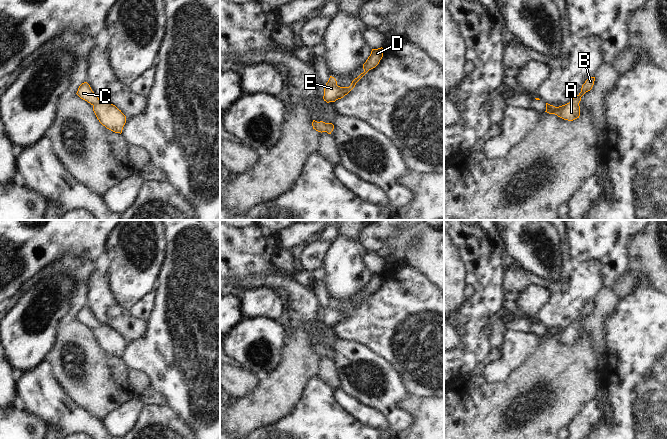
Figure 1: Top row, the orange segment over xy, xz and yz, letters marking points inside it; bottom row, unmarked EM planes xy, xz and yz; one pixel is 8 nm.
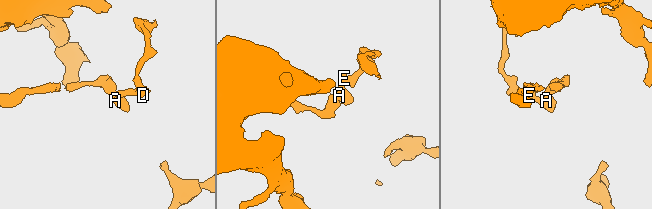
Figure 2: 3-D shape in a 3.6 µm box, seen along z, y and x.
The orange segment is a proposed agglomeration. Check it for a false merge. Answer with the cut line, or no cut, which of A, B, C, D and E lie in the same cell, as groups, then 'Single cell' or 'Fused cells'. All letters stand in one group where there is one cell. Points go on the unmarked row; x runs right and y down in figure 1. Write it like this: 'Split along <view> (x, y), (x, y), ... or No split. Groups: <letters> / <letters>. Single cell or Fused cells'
No split. Groups: A B C D E. Single cell.

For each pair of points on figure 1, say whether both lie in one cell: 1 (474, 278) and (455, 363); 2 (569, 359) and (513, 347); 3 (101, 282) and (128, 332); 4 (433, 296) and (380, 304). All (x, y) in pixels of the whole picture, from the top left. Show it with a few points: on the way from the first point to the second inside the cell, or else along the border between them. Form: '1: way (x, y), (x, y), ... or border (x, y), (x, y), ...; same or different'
1: way (479, 299), (479, 308), (473, 315), (473, 342); same
2: border (544, 337), (537, 348), (517, 368); different
3: way (101, 294), (101, 302), (119, 320); same
4: way (420, 304), (393, 304); same

